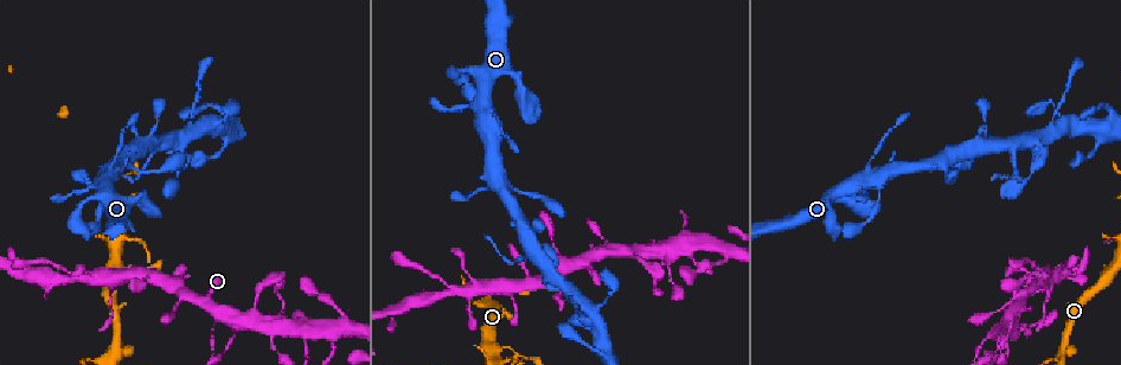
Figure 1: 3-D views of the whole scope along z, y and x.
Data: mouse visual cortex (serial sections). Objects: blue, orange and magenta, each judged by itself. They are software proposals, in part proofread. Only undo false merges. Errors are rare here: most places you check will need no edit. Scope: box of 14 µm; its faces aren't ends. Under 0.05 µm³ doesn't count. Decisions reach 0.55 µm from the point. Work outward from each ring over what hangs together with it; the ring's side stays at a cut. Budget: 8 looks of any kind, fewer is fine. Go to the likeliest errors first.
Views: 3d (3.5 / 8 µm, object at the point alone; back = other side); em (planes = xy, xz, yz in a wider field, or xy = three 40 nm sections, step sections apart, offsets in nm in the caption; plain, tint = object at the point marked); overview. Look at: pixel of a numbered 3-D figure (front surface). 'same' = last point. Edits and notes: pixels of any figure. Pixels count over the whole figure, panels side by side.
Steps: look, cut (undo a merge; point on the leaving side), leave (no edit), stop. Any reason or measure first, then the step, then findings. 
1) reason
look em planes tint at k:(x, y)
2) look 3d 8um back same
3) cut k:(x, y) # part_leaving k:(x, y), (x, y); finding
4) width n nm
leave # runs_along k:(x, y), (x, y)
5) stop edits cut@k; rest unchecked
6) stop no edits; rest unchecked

sharp bend
look 3d 3.5um at 1:(668, 256)

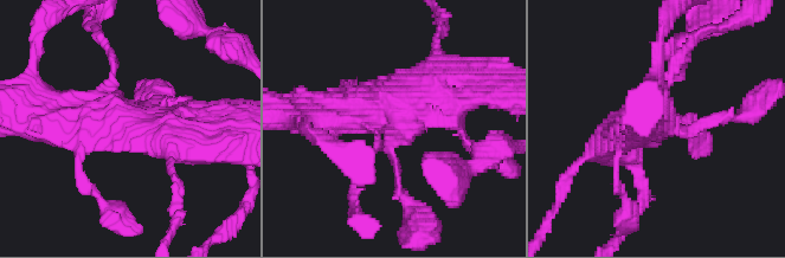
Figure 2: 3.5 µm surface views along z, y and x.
now the EM
look em xy step 3 tint at 2:(395, 125)

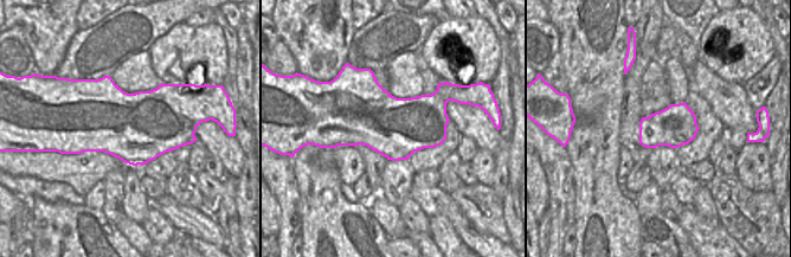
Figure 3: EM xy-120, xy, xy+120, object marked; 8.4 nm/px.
width 500 nm
leave # runs_along 2:(315, 114), (471, 86); one cell here

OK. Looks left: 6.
a narrow waist
look 3d 8um at 1:(720, 247)

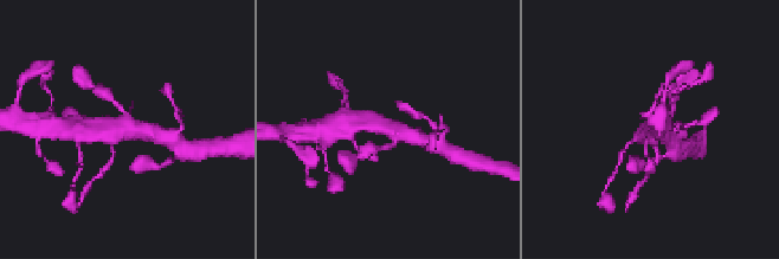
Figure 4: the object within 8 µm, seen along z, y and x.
arms 4; arm_widths 150, 200, 450, 450 nm; need the tissue
look em xy step 3 tint at 4:(392, 130)

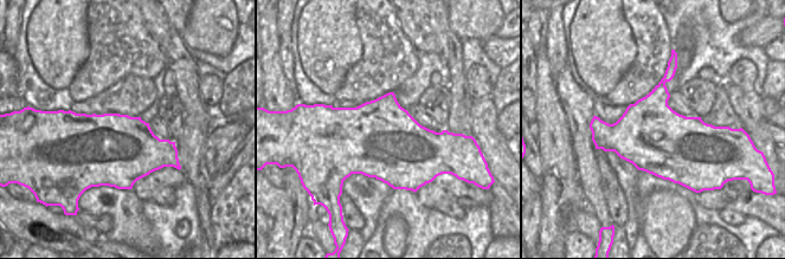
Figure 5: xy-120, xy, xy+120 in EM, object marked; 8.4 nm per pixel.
leave # runs_along 4:(648, 131), (669, 117), (673, 104); continuous, no second cell

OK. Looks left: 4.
four-way junction
look 3d 8um at 1:(1048, 278)

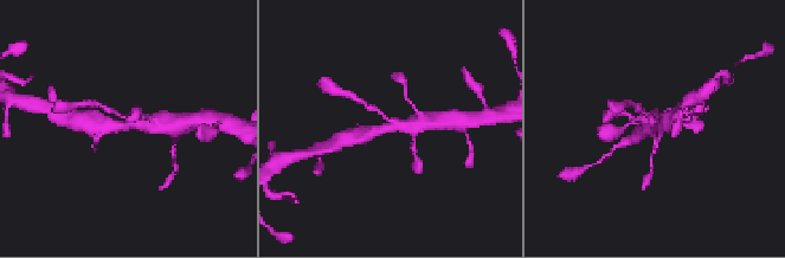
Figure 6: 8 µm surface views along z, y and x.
arms 4; arm_widths 150, 150, 300, 500 nm; shape alone is not enough
look em xy step 1 tint at 6:(399, 126)

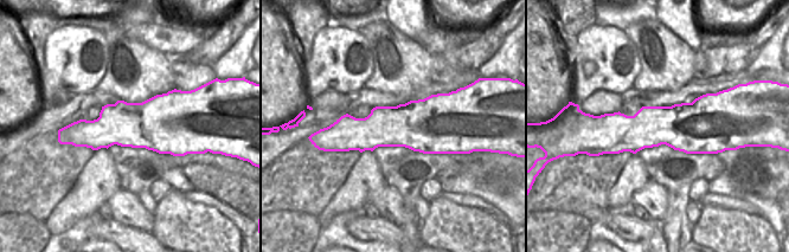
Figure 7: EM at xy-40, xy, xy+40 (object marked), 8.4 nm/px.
leave # runs_along 6:(432, 122), (394, 126), (365, 135); one cell here

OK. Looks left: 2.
stop no edits; rest unchecked

